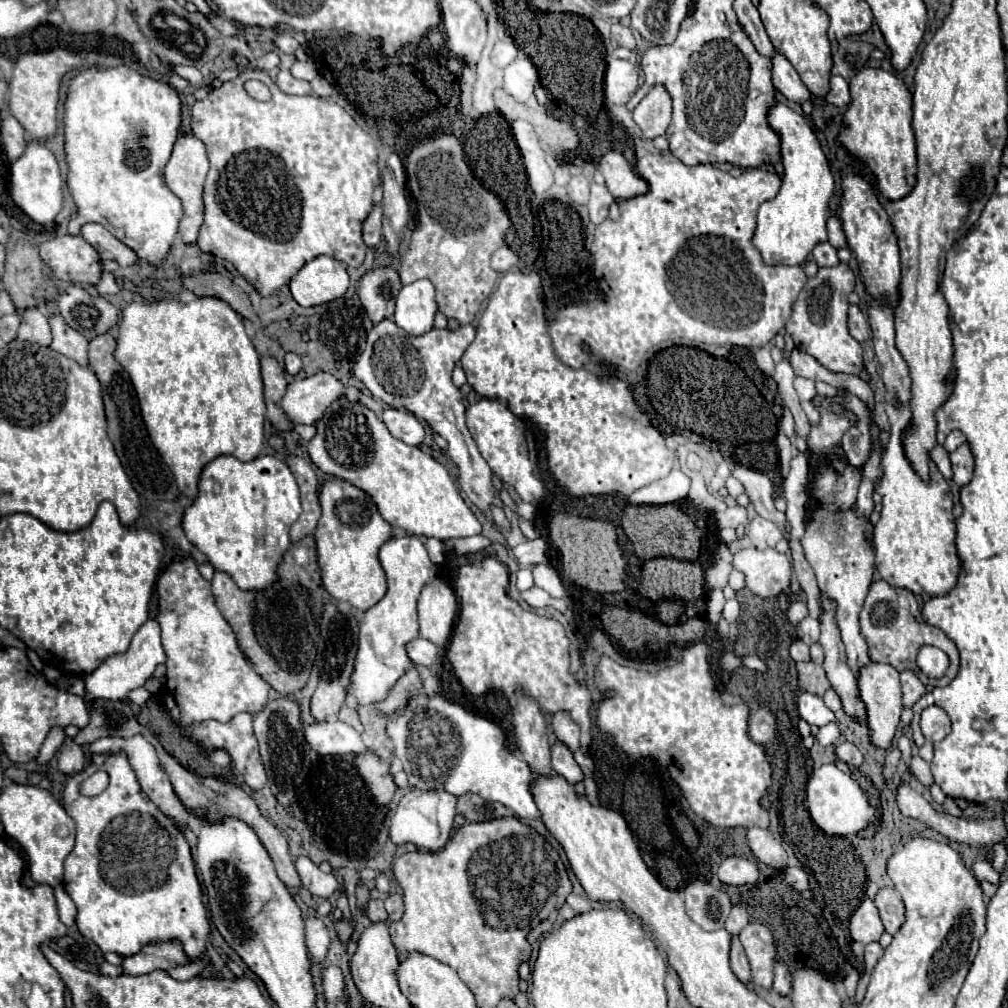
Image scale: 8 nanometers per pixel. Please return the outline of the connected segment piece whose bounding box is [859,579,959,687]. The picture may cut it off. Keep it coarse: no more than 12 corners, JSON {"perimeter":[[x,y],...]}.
{"perimeter":[[875,581],[859,613],[871,661],[913,671],[921,647],[935,645],[953,681],[959,653],[941,629],[921,617],[915,595]]}

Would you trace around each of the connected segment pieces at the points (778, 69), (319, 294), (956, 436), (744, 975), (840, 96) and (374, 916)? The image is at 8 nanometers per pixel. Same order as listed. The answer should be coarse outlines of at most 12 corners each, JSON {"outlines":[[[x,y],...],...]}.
{"outlines":[[[773,57],[773,85],[797,105],[811,99],[793,65]],[[329,255],[305,263],[289,289],[301,307],[343,297],[345,265]],[[953,429],[945,439],[945,449],[951,453],[967,439],[959,429]],[[731,935],[731,969],[745,985],[751,979],[749,961],[739,935]],[[841,75],[831,77],[825,99],[837,107],[849,105],[849,83]],[[371,899],[367,917],[371,921],[385,921],[387,913],[383,901]]]}

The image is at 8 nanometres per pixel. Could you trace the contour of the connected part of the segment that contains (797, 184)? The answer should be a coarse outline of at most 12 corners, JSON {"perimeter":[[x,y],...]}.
{"perimeter":[[787,103],[783,185],[757,211],[753,245],[769,265],[801,265],[825,223],[833,177],[815,133]]}

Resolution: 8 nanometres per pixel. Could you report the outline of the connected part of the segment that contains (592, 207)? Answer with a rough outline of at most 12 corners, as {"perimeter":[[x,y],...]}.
{"perimeter":[[591,185],[587,203],[595,225],[607,219],[613,195],[605,185]]}

